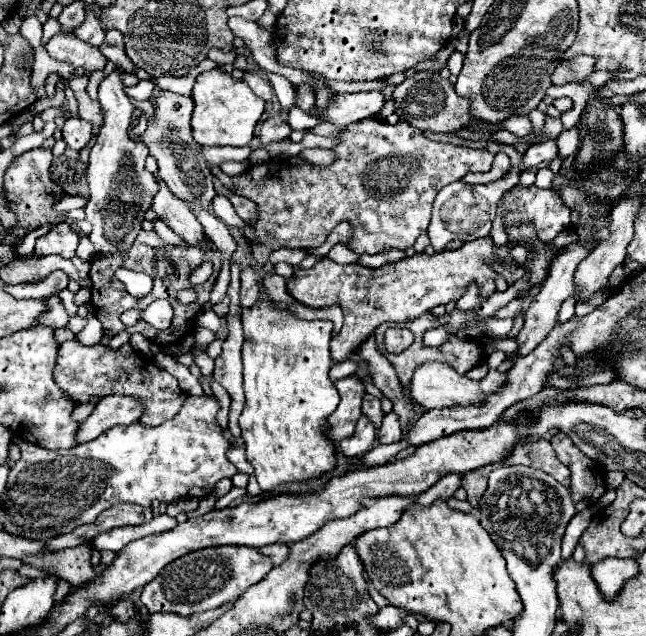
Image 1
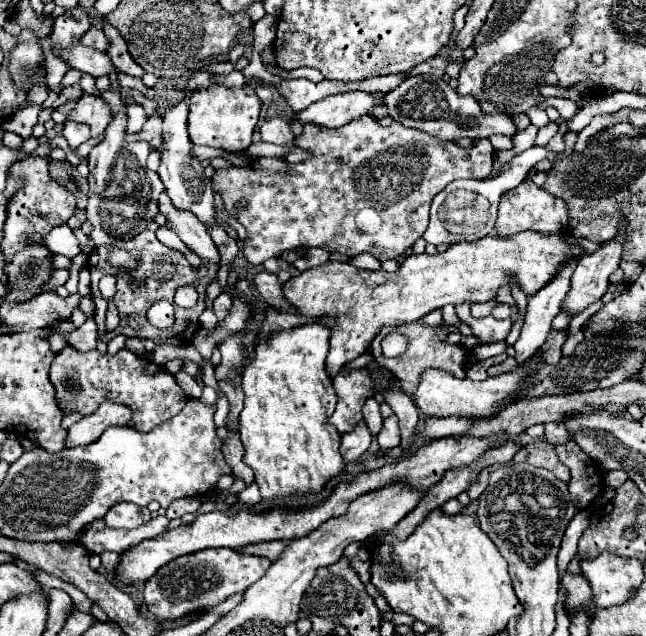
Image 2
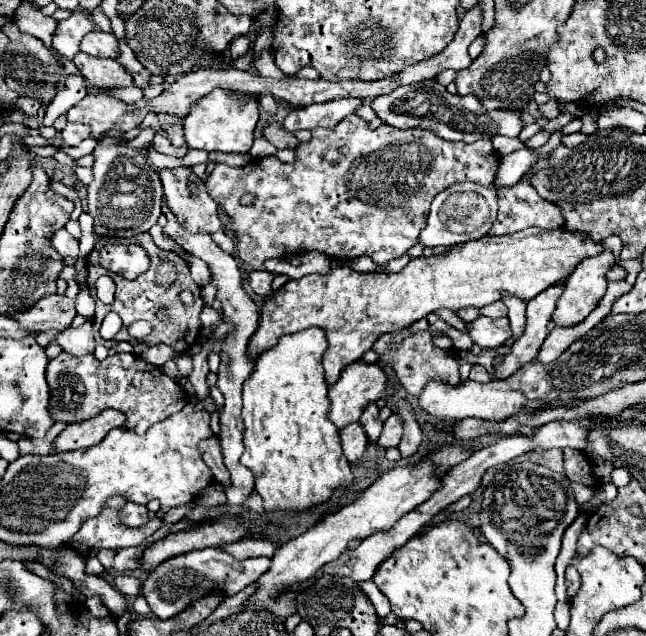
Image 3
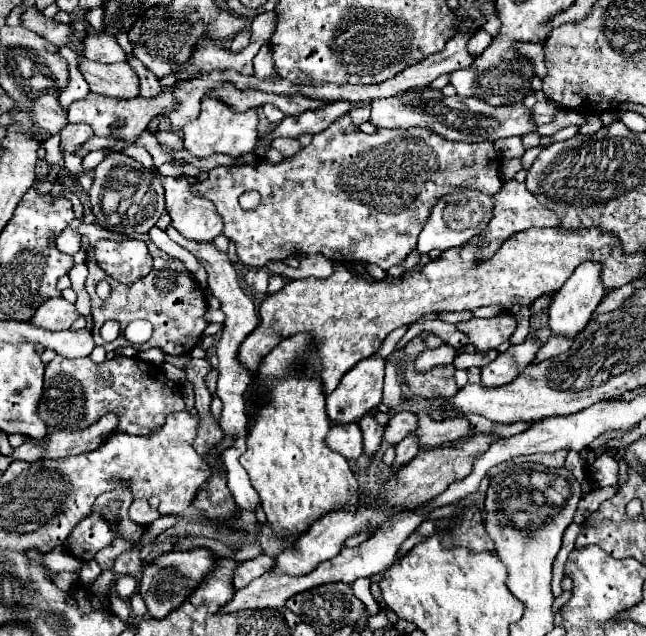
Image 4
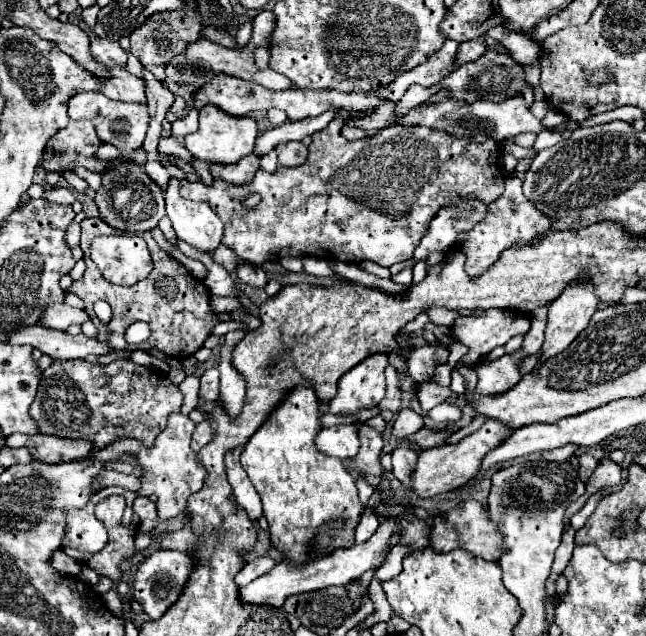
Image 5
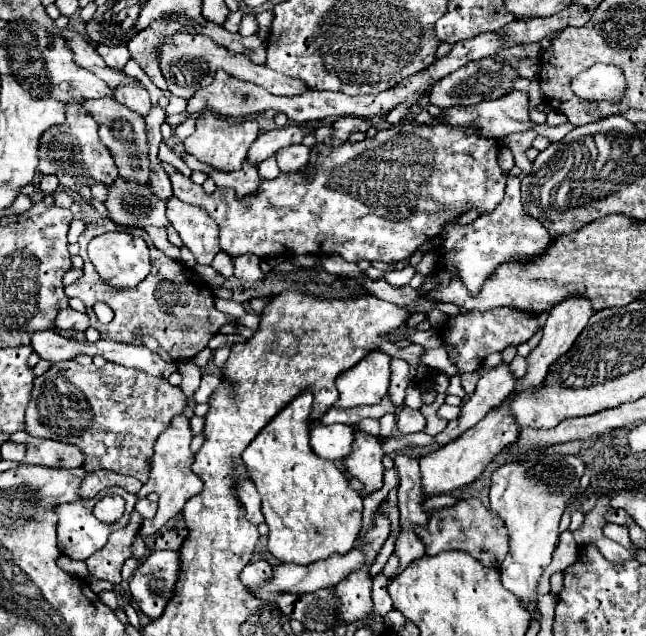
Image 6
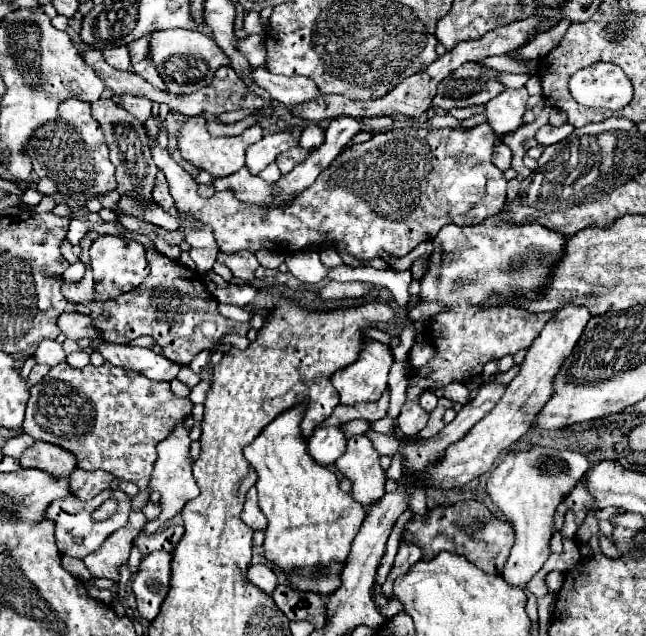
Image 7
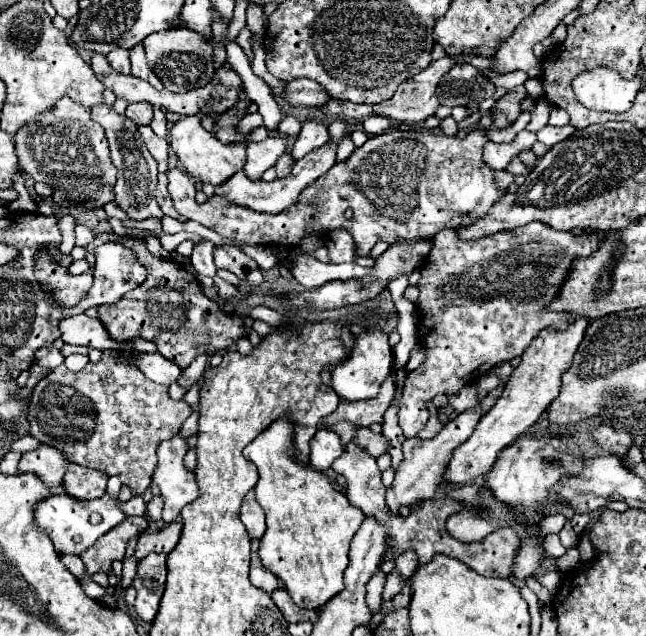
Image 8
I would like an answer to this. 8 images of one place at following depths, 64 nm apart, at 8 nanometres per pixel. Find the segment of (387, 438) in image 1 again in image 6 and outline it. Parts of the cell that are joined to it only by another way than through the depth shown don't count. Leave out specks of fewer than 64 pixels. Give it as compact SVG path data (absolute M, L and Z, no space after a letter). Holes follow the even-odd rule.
M402 406L396 416L396 428L400 434L412 434L424 430L424 416L420 410L412 410L408 406Z

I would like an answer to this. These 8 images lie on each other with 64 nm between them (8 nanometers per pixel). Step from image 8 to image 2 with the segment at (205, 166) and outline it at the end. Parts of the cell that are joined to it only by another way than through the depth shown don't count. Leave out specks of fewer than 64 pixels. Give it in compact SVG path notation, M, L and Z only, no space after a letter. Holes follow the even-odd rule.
M212 82L208 88L194 90L188 102L188 132L194 144L224 148L230 152L240 152L252 144L252 132L262 108L262 102L252 88L224 88L218 82Z

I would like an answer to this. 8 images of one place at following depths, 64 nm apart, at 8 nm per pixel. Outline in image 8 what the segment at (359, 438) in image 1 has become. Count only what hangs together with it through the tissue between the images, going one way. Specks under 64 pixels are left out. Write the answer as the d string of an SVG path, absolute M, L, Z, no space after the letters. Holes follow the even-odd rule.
M320 428L310 440L310 464L324 472L344 452L340 436L328 428Z

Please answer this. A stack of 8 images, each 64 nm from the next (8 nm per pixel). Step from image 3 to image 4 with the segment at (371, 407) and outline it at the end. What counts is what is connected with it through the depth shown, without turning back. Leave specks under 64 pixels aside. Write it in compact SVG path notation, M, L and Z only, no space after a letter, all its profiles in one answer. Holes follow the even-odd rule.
M374 410L368 412L366 416L362 416L358 426L360 426L362 434L364 434L364 454L372 456L382 444L382 430L384 430L384 426L378 424Z

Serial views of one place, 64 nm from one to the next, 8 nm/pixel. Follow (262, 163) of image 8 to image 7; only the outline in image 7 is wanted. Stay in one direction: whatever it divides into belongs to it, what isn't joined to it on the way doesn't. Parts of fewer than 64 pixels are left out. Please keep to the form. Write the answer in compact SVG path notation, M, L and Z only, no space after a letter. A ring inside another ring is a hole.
M278 130L274 134L266 134L256 144L248 146L246 150L246 166L252 174L258 174L264 170L270 162L276 160L276 156L292 146L296 146L298 140L292 130Z

